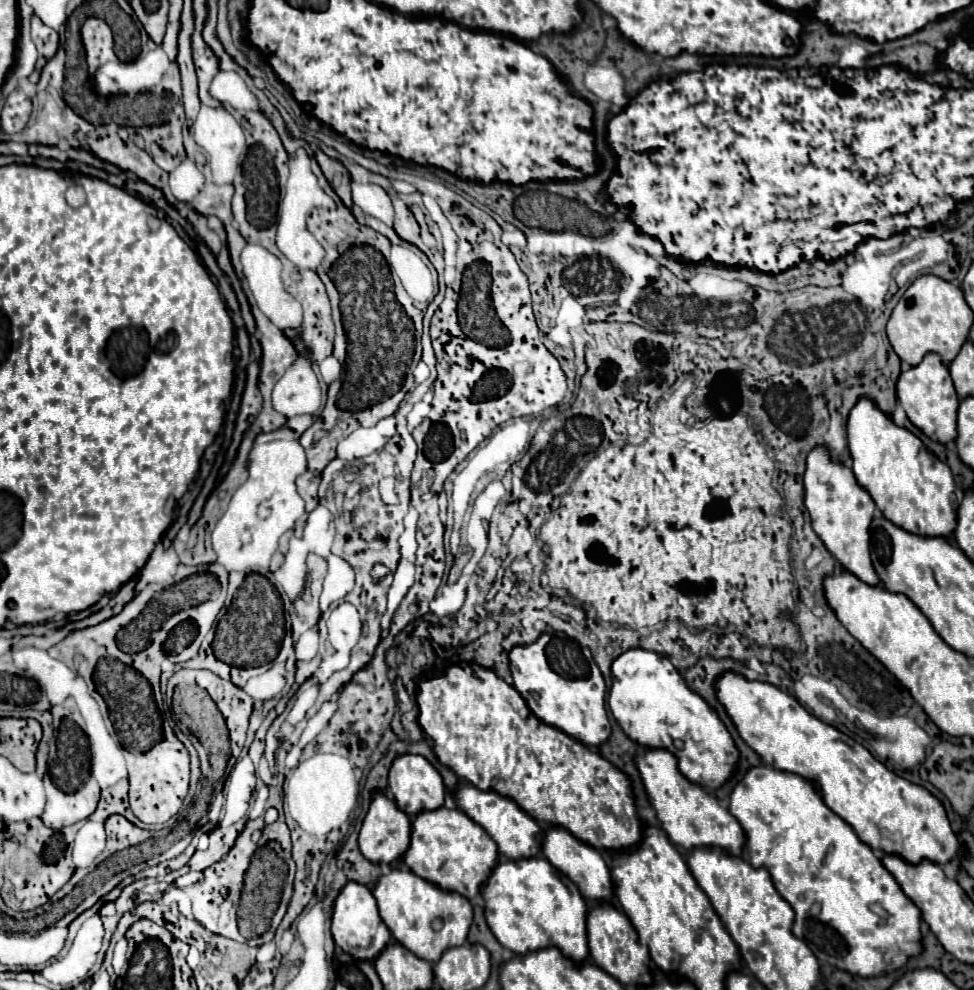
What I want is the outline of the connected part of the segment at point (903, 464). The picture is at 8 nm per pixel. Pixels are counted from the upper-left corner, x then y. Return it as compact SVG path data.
M860 398L848 416L848 450L854 460L852 470L858 484L872 496L876 508L882 512L886 520L918 536L948 538L954 534L958 500L954 494L954 478L950 468L944 462L940 462L934 454L930 454L920 442L920 438L916 438L910 430L898 428L890 420L890 416L876 408L876 404L870 398Z

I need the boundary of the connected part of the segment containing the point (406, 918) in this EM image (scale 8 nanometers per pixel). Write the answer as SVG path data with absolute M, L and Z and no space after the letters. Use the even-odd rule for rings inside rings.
M400 868L384 874L372 892L378 902L382 920L392 932L392 938L418 958L434 964L440 960L444 950L462 946L466 942L472 924L472 906L464 896L454 892L442 892L414 872Z

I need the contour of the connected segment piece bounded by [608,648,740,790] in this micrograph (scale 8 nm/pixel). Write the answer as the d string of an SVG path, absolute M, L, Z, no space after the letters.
M642 648L628 650L614 660L612 678L608 706L630 740L644 748L672 752L680 772L704 788L716 790L732 778L740 760L732 734L666 656Z

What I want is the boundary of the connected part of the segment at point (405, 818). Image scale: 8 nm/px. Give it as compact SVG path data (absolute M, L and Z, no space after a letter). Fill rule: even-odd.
M378 792L378 796L374 796L370 810L368 810L368 814L362 822L362 830L360 830L360 836L358 836L360 852L374 864L390 864L394 860L402 860L404 852L410 846L410 830L412 830L410 816L406 812L402 812L382 792Z

